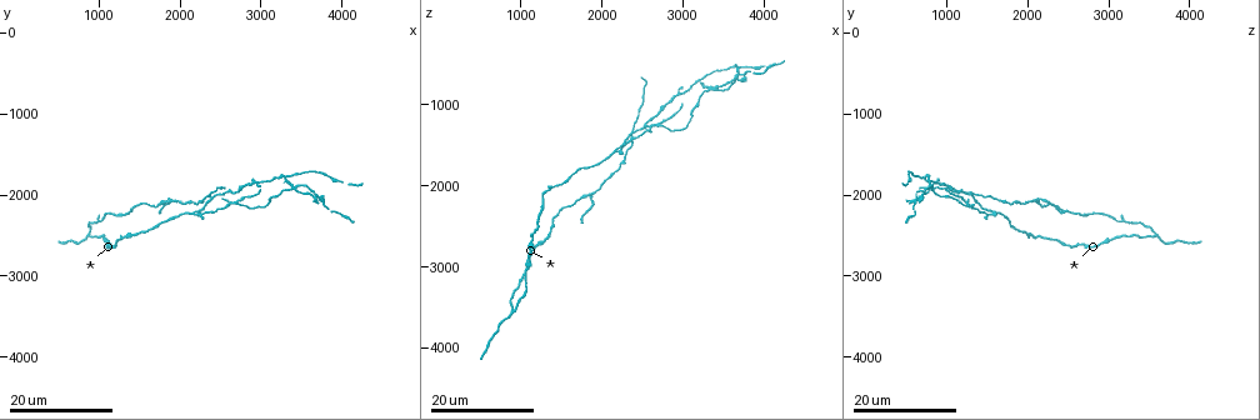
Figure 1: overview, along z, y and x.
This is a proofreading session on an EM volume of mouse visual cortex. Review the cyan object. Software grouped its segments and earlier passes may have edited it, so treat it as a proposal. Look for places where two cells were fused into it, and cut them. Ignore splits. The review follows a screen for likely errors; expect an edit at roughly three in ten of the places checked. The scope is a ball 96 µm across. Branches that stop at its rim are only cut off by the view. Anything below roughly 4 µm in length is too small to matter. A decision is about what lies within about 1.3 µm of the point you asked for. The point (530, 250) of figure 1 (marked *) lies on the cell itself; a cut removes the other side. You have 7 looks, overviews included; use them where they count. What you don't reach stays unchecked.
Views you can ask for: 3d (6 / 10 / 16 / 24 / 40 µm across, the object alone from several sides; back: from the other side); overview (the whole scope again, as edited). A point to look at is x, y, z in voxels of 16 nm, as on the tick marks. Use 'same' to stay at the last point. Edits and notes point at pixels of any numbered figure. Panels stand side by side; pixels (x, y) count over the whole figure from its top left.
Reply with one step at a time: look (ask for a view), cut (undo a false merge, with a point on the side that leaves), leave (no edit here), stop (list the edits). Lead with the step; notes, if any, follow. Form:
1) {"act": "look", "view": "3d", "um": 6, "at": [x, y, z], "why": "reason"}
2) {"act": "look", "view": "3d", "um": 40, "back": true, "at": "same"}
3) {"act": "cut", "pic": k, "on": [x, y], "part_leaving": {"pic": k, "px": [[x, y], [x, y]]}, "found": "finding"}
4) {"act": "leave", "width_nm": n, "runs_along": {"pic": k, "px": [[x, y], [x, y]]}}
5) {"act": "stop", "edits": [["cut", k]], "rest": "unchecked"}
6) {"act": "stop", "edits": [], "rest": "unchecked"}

{"act": "look", "view": "3d", "um": 24, "at": [900, 2500, 3550], "why": "three-way junction"}

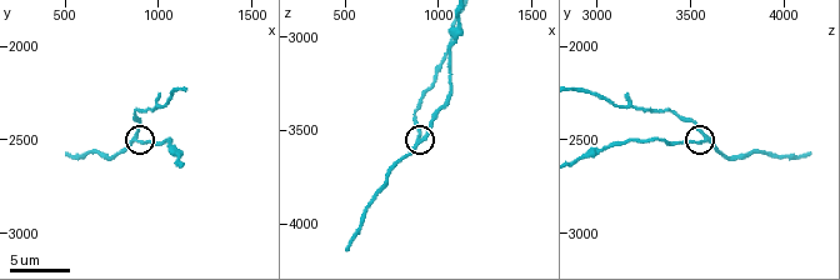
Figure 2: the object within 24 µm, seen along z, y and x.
{"act": "look", "view": "3d", "um": 6, "at": [860, 2480, 3580]}

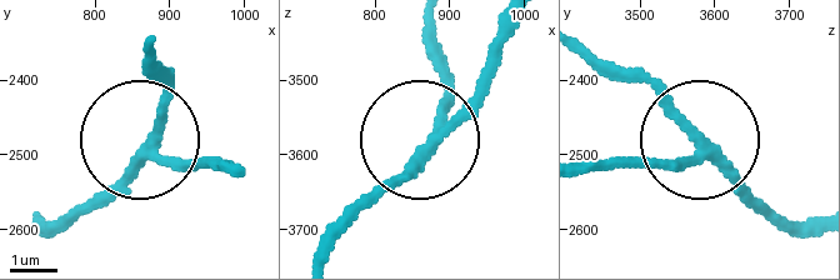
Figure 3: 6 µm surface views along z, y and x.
{"act": "leave", "width_nm": 220, "runs_along": {"pic": 3, "px": [[584, 160], [704, 156], [771, 216]]}, "found": "continuous, no second cell"}

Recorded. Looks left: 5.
{"act": "look", "view": "3d", "um": 24, "at": [1850, 2000, 2150], "why": "three arms meet"}

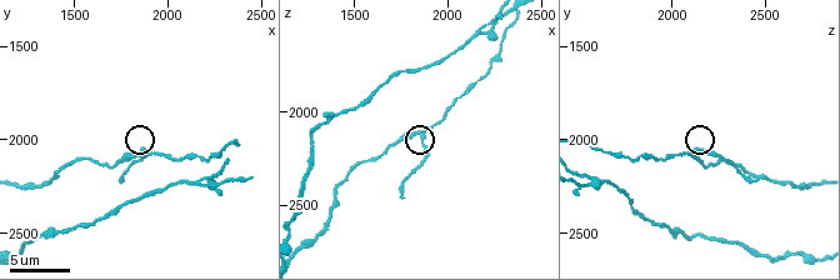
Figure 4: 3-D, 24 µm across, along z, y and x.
{"act": "look", "view": "3d", "um": 10, "at": [1860, 2040, 2120]}

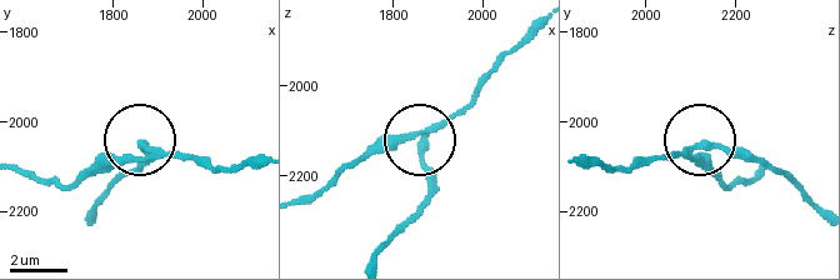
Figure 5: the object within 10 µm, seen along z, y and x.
{"act": "cut", "pic": 5, "on": [433, 171], "width_nm": 210, "part_leaving": {"pic": 5, "px": [[435, 133], [423, 159], [428, 201], [375, 259]]}, "found": "two cells meet here"}

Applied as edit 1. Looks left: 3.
{"act": "look", "view": "overview", "why": "see it whole again"}

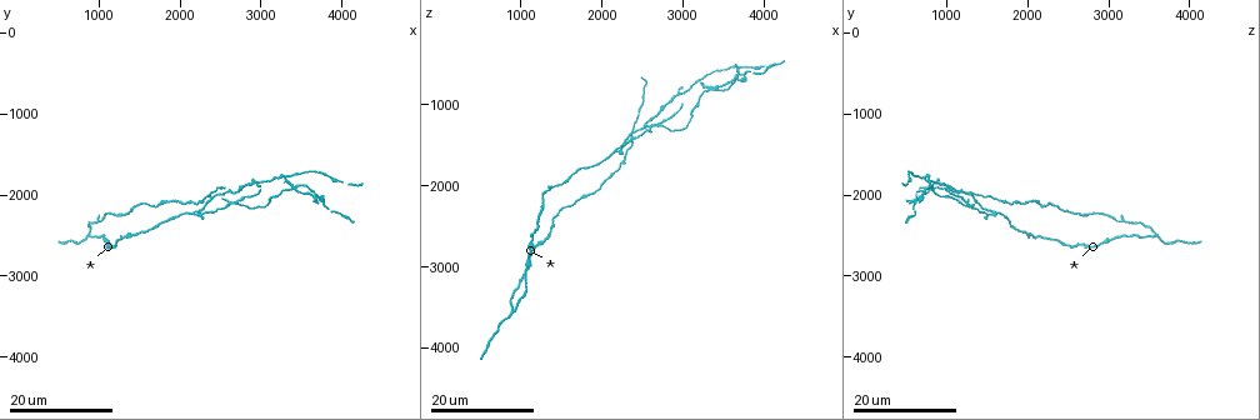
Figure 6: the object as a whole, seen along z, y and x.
{"act": "look", "view": "3d", "um": 16, "at": [2700, 2150, 1300], "why": "three-way junction"}

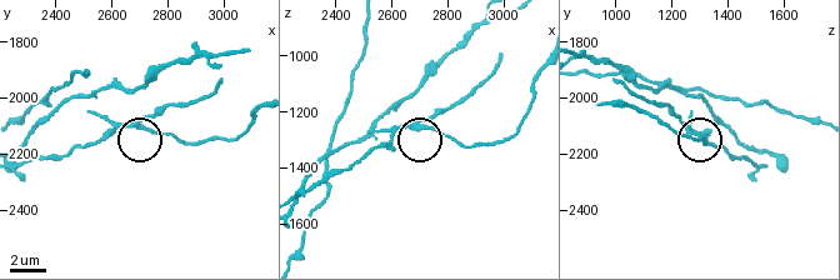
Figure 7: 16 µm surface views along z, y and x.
{"act": "look", "view": "3d", "um": 6, "at": [2710, 2090, 1250]}

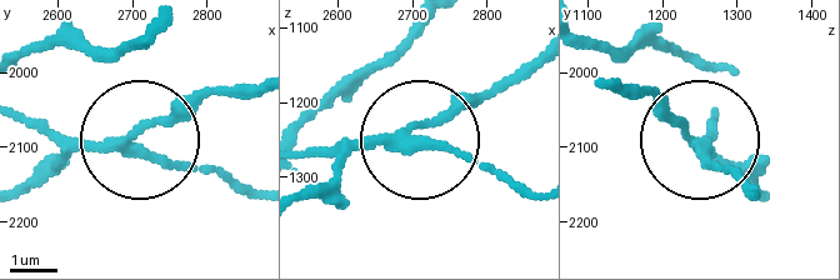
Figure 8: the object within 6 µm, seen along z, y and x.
{"act": "cut", "pic": 8, "on": [153, 120], "width_nm": 220, "found": "two cells meet here"}

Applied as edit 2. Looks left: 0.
{"act": "stop", "edits": [["cut", 5], ["cut", 8]], "rest": "unchecked"}

